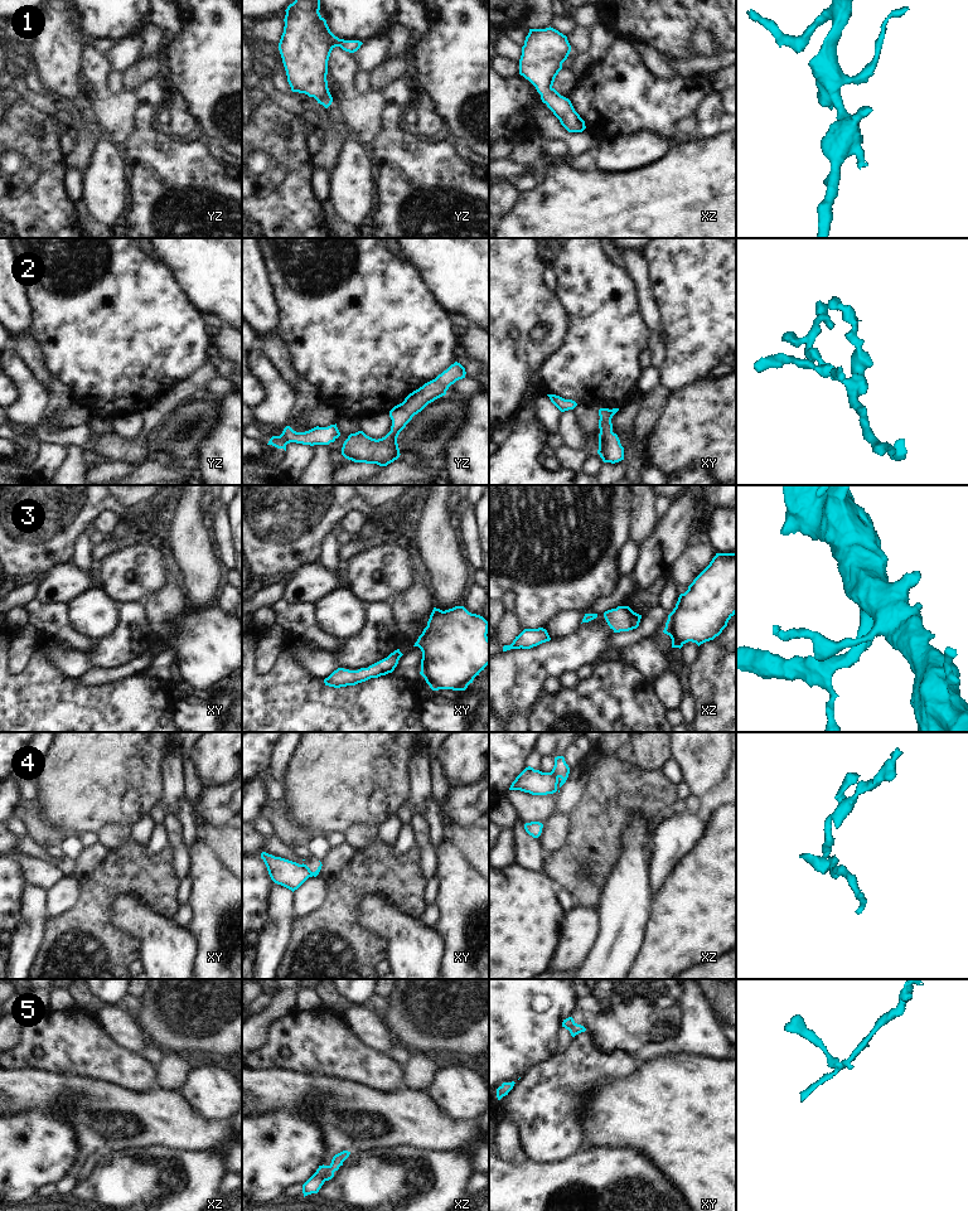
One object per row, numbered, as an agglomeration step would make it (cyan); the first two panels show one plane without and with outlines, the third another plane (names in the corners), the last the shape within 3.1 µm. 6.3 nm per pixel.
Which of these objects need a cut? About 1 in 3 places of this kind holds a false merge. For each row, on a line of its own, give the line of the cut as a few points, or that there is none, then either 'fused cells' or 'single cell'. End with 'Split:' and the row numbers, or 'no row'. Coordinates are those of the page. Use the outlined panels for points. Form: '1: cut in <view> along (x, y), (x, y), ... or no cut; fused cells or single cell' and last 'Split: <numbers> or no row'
1: no cut; single cell
2: no cut; single cell
3: no cut; single cell
4: cut in xy along (301, 865), (311, 876); fused cells
5: cut in xz along (329, 1166), (323, 1181); fused cells
Split: 4, 5

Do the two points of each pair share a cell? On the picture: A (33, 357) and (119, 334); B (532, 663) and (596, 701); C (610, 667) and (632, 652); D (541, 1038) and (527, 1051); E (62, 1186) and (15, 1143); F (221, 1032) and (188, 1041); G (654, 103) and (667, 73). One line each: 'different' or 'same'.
A: different
B: different
C: different
D: same
E: different
F: same
G: different

